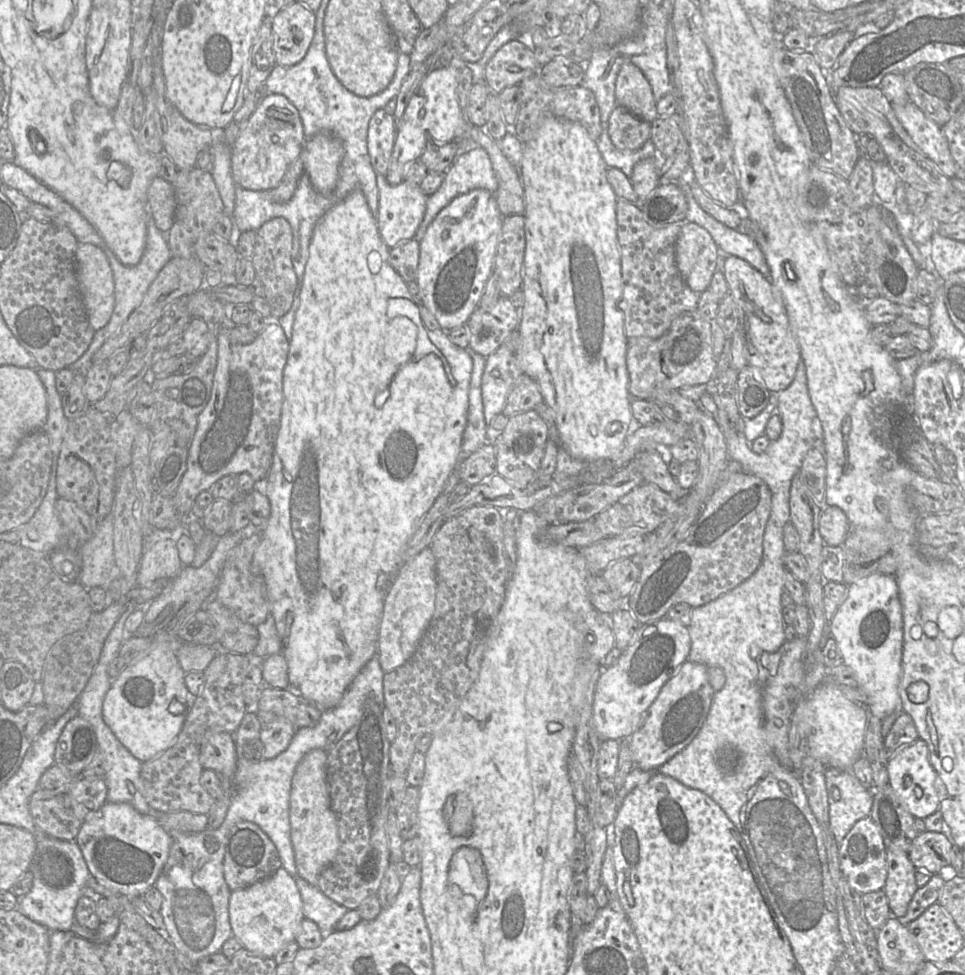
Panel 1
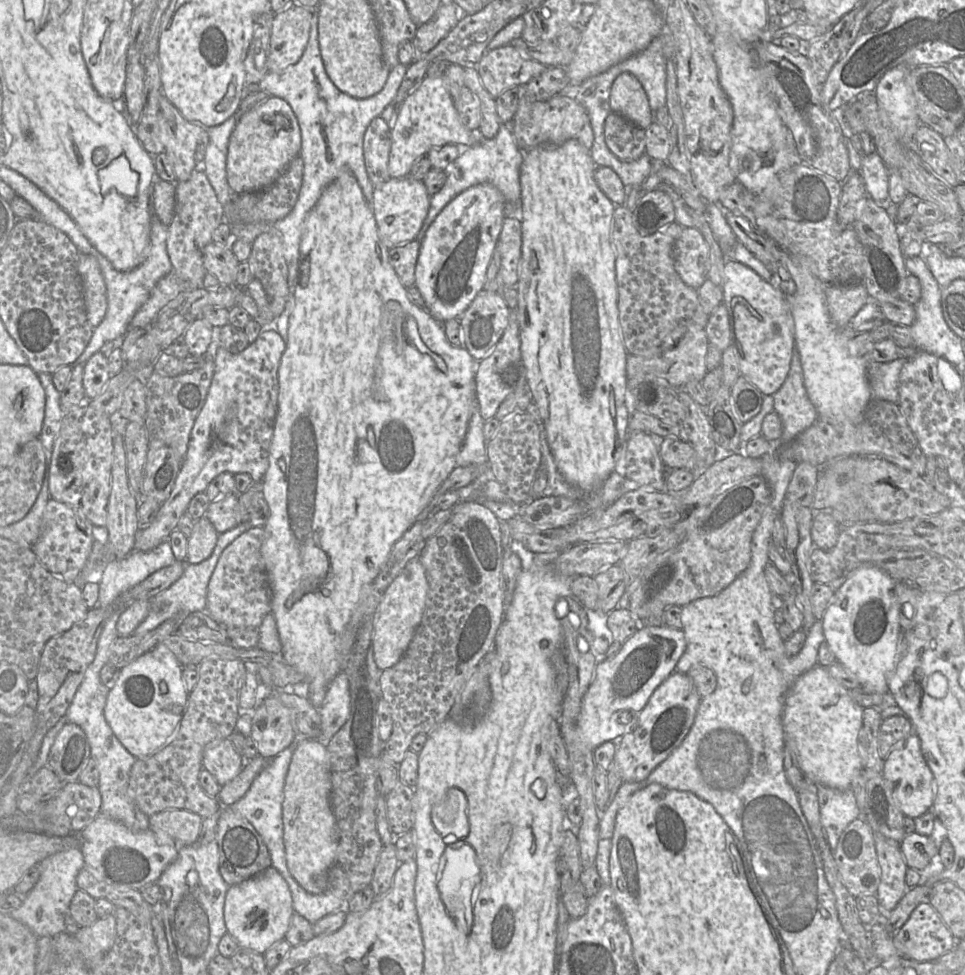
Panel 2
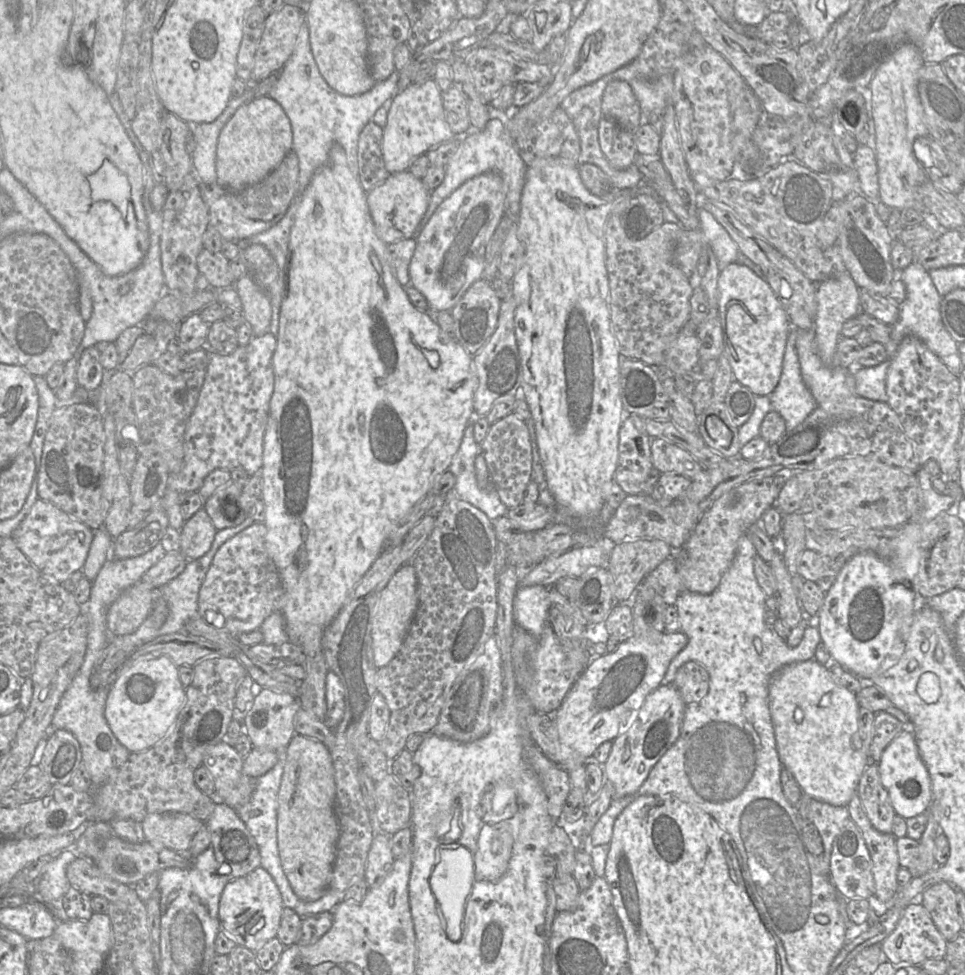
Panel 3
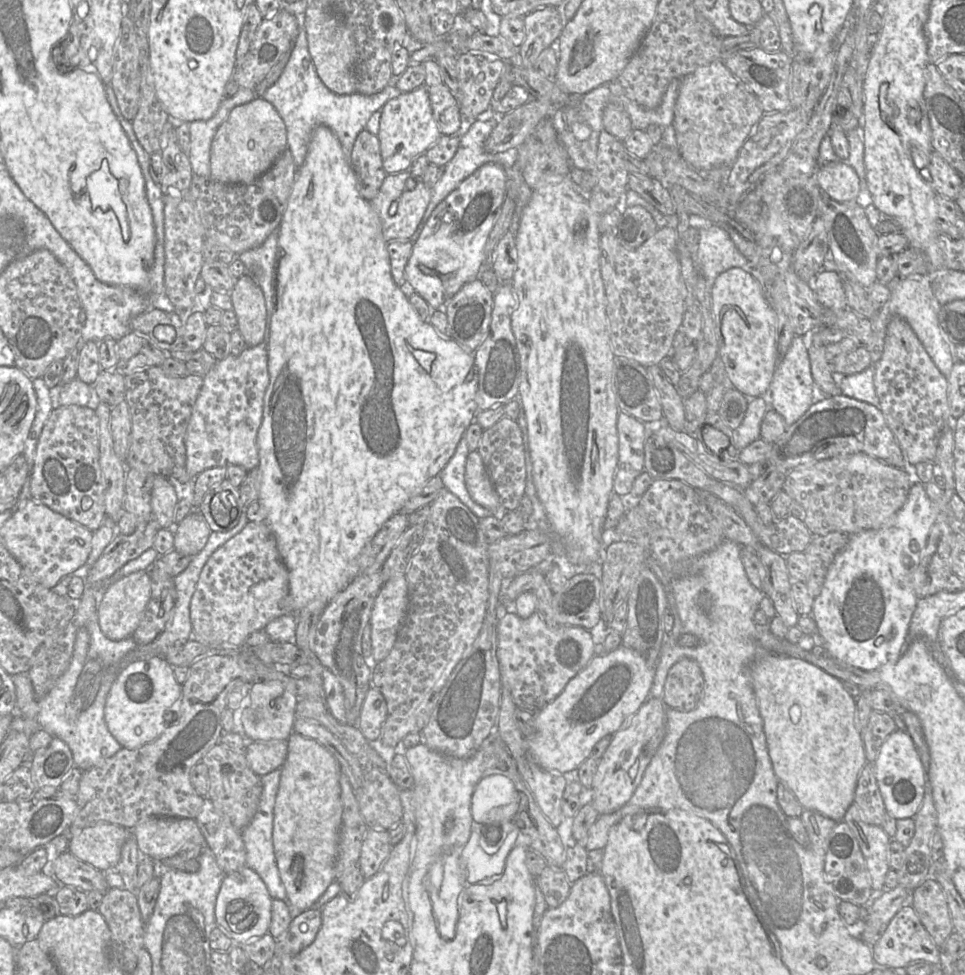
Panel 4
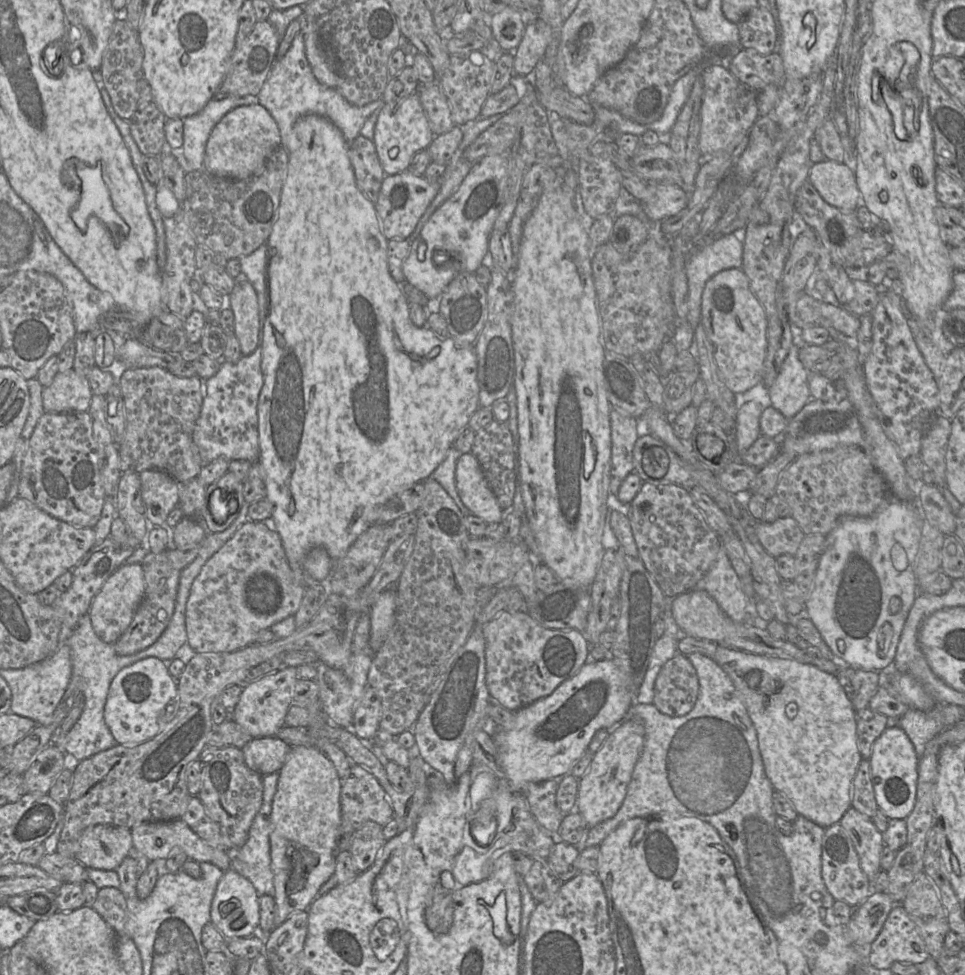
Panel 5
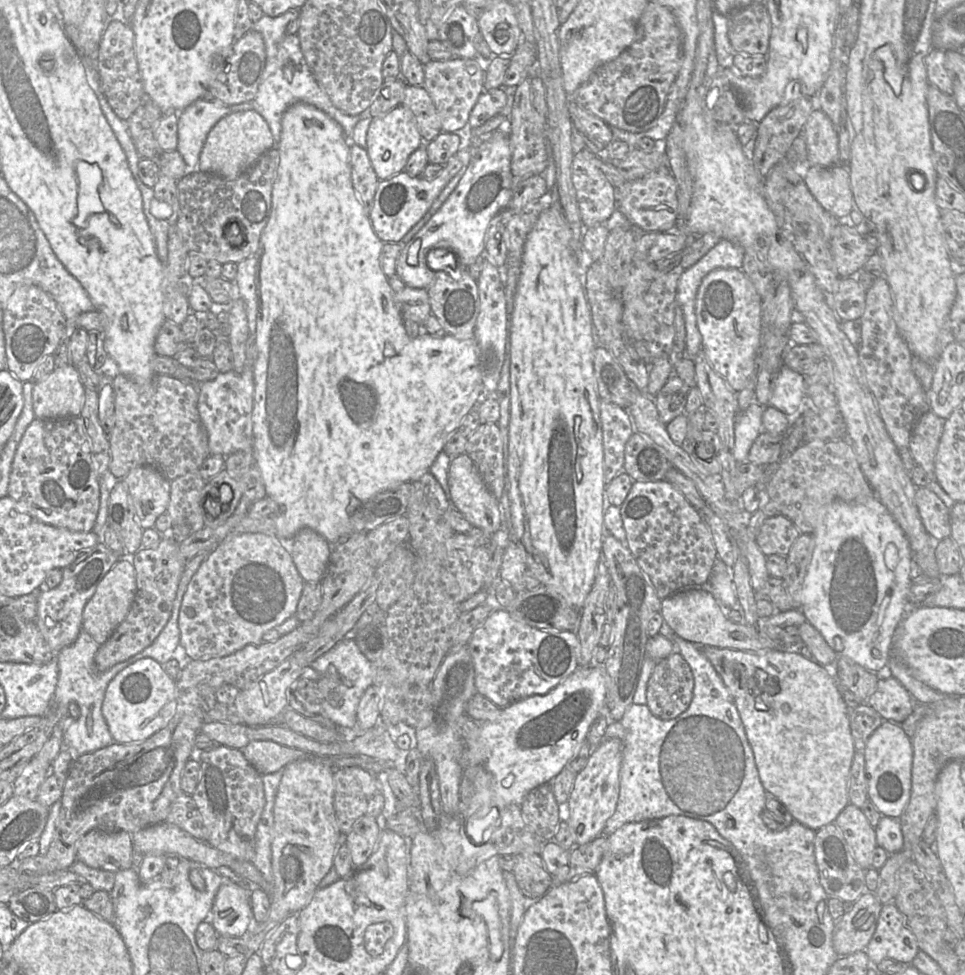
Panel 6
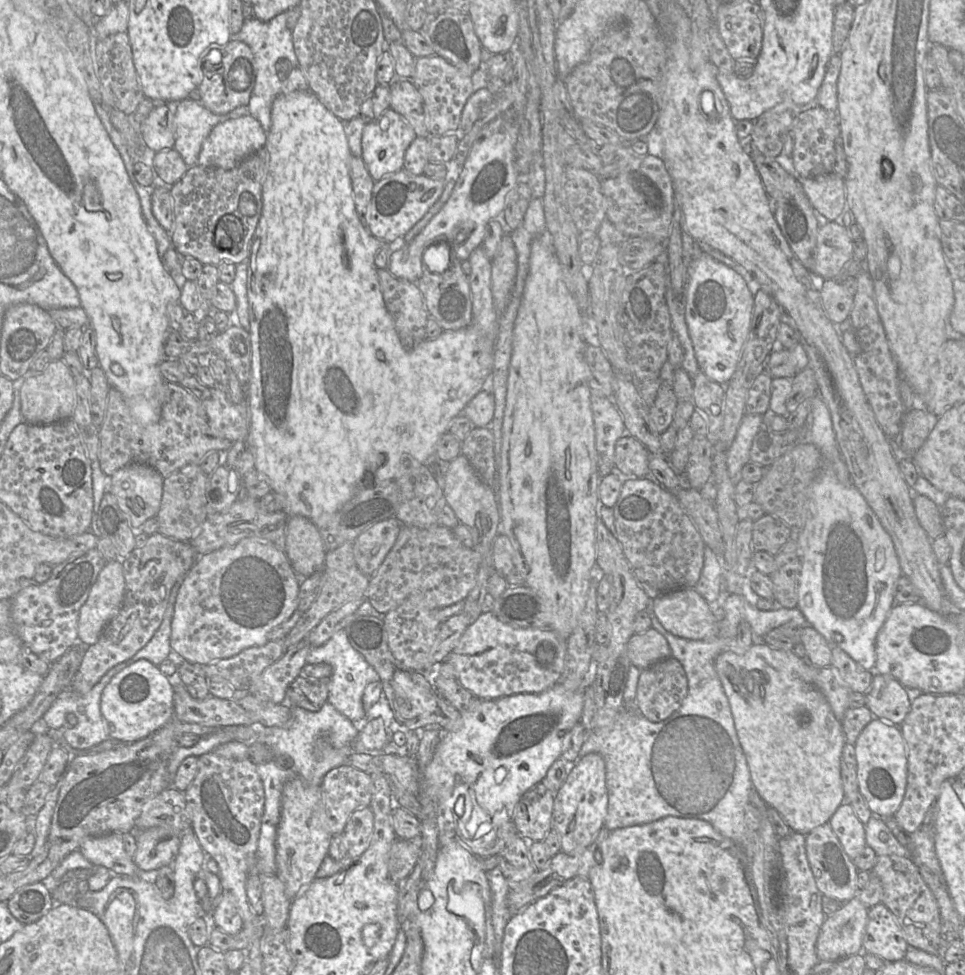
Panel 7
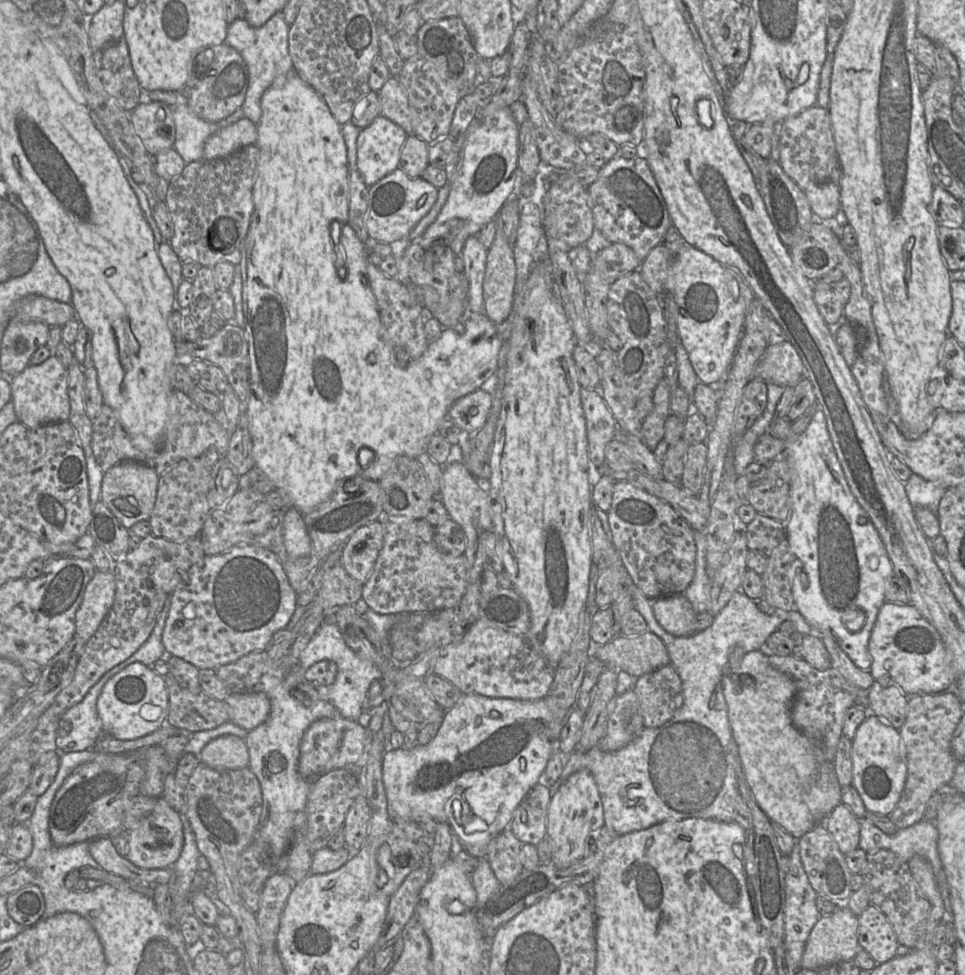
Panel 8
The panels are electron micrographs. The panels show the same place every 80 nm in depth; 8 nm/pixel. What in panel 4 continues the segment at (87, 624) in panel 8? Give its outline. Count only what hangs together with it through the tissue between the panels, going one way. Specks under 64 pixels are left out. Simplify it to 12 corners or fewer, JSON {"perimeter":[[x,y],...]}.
{"perimeter":[[148,572],[110,584],[97,608],[111,640],[131,637],[150,599]]}

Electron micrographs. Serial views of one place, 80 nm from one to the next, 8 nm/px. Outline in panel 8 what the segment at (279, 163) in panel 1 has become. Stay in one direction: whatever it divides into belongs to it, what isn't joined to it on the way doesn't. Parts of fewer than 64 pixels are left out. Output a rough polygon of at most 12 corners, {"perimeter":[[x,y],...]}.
{"perimeter":[[243,117],[208,138],[202,159],[255,144],[257,124]]}

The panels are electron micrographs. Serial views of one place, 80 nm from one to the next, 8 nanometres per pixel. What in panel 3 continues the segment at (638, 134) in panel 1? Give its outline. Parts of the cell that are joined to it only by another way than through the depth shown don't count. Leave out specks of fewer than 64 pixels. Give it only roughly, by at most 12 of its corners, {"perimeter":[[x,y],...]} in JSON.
{"perimeter":[[609,118],[599,125],[600,148],[624,170],[638,155],[633,133]]}

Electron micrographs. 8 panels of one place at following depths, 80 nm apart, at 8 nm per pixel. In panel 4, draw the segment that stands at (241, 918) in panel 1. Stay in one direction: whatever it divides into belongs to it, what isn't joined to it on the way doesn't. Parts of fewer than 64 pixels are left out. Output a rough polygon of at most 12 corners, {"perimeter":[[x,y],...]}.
{"perimeter":[[248,867],[225,874],[217,927],[245,944],[269,931],[272,900]]}

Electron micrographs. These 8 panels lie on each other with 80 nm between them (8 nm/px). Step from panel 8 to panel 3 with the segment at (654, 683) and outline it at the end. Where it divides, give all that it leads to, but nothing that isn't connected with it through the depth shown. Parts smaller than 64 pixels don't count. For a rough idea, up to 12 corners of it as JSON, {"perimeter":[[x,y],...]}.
{"perimeter":[[688,661],[673,685],[687,706],[708,693],[709,673]]}

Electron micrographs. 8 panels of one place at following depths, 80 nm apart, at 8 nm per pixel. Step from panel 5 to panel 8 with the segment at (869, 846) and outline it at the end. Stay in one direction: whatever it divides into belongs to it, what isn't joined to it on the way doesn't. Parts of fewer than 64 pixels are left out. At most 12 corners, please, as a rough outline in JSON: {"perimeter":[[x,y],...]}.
{"perimeter":[[843,803],[825,827],[844,855],[858,848],[860,820]]}

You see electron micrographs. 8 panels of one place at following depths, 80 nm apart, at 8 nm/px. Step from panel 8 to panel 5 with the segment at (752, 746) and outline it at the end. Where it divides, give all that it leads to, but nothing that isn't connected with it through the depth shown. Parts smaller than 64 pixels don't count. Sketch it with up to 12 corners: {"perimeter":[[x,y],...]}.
{"perimeter":[[690,636],[738,690],[767,776],[824,829],[862,760],[839,677]]}

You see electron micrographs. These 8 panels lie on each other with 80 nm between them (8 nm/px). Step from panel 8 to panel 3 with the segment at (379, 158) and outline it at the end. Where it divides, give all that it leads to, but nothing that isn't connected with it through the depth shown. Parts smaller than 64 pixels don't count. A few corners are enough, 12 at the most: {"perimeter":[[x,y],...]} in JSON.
{"perimeter":[[434,80],[388,103],[386,170],[456,137]]}

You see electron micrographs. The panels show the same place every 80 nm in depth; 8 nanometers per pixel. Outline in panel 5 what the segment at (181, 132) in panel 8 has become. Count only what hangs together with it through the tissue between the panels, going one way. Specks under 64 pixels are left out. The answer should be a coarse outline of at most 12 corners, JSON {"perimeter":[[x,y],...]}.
{"perimeter":[[257,96],[211,99],[183,119],[185,172],[203,170],[213,128],[231,110]]}

